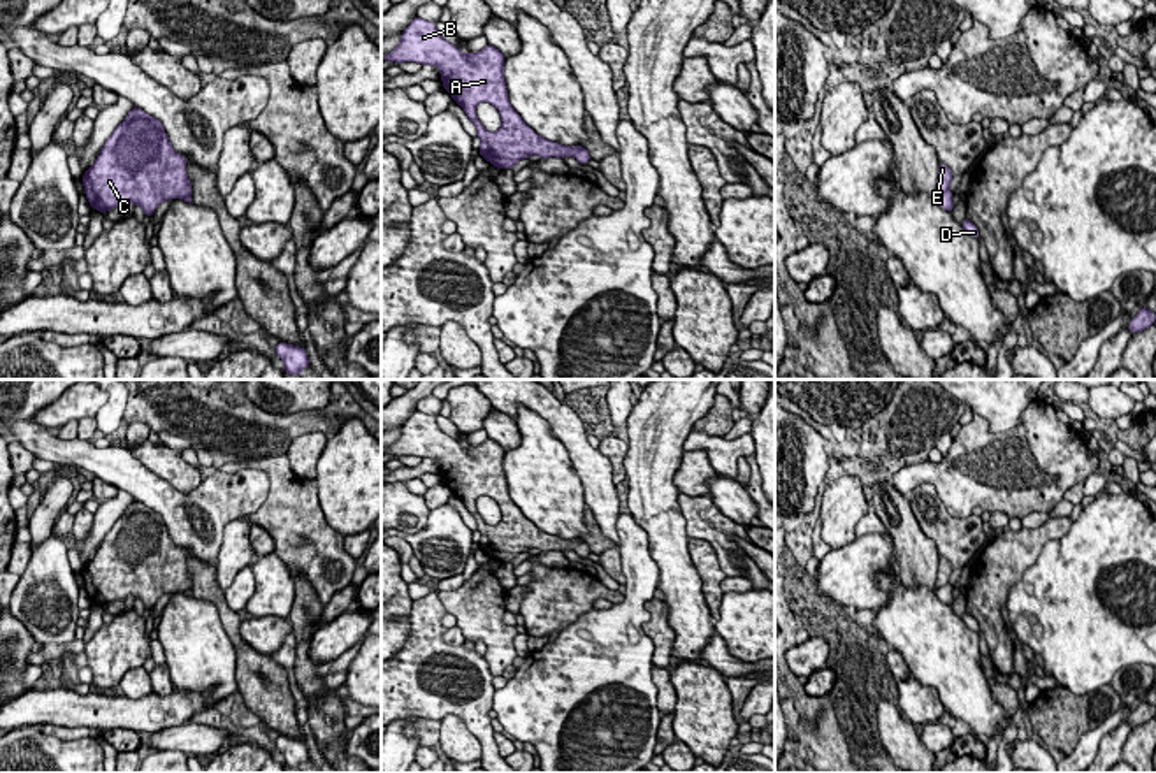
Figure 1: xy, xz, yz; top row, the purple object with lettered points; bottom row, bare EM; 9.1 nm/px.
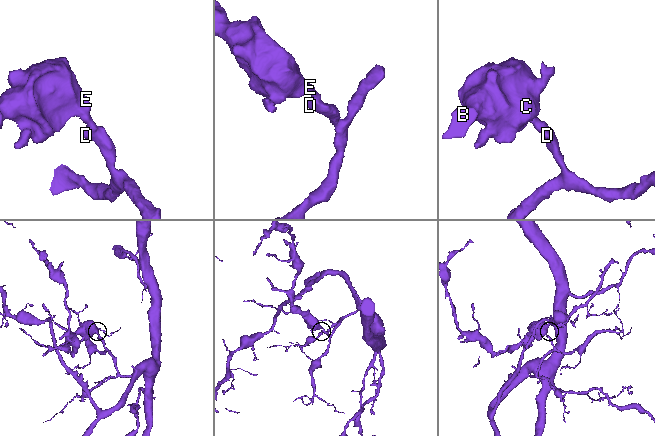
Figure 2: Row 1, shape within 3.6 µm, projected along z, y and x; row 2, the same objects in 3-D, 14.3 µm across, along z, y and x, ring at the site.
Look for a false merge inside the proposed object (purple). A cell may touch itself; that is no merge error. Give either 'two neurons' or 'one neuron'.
two neurons

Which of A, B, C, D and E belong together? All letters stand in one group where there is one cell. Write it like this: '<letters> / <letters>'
A B C E / D

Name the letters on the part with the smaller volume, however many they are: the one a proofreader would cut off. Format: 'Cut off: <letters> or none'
Cut off: A, B, C, E

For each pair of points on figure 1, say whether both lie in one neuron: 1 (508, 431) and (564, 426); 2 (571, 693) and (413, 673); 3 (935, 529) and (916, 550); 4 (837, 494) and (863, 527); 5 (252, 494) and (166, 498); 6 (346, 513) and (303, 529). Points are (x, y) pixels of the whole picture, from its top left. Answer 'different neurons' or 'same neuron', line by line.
1: different neurons
2: different neurons
3: different neurons
4: different neurons
5: same neuron
6: different neurons

